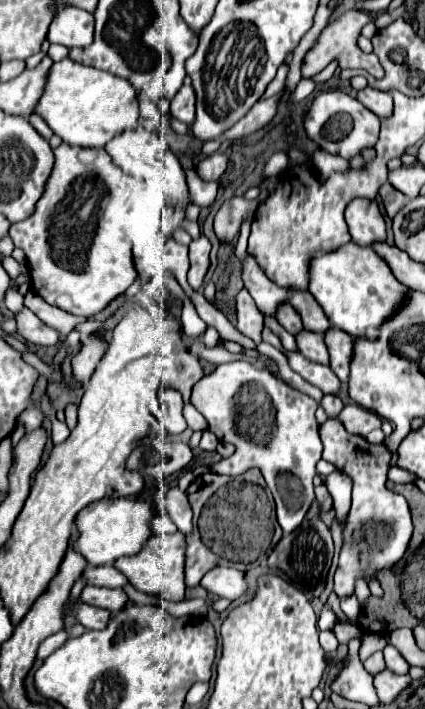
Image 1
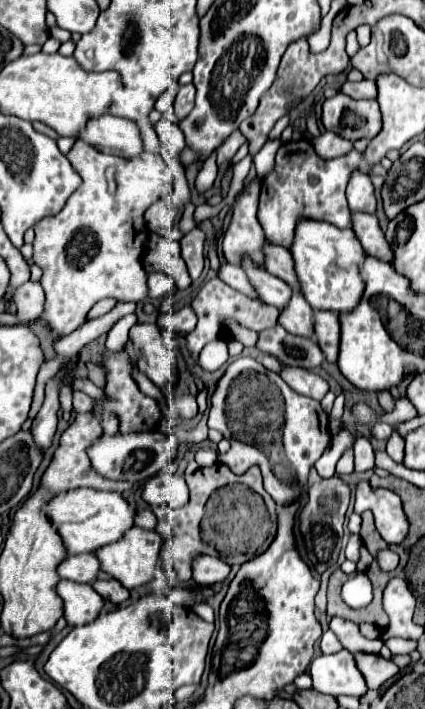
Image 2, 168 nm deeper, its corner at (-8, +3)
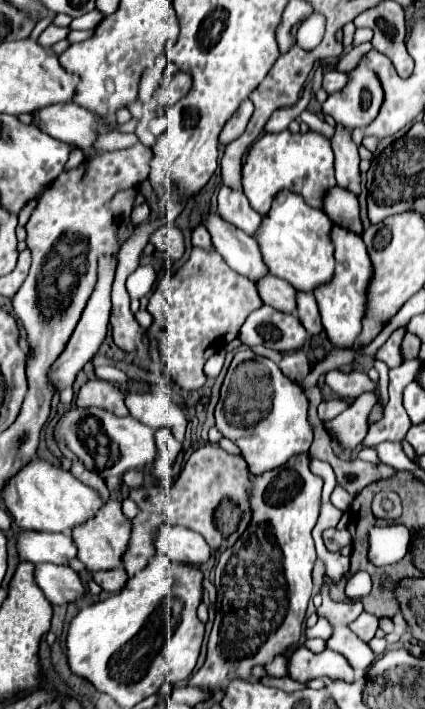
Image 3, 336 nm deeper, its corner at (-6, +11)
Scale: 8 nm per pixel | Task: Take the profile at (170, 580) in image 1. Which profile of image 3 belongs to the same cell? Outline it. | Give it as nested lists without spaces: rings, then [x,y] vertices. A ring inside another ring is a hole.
[[[110,499],[94,519],[72,531],[72,539],[78,547],[78,559],[86,565],[88,571],[96,572],[122,567],[122,555],[128,549],[130,533],[132,533],[132,521],[124,517],[120,501]]]

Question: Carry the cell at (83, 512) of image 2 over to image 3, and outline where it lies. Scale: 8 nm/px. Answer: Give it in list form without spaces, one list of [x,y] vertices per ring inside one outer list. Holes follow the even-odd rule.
[[[34,459],[14,479],[10,479],[2,491],[2,497],[10,515],[22,529],[36,529],[46,533],[72,533],[76,525],[84,525],[84,521],[96,517],[100,507],[104,507],[100,493],[78,481],[70,471],[40,459]]]

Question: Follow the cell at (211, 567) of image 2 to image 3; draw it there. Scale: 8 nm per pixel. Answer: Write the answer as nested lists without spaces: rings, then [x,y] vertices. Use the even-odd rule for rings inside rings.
[[[162,525],[156,535],[156,547],[160,553],[168,555],[170,561],[202,567],[212,557],[212,551],[204,537],[186,527]]]

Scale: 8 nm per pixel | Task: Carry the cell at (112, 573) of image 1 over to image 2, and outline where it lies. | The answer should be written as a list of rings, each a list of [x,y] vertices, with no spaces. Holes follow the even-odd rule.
[[[92,553],[80,555],[66,555],[64,561],[58,565],[58,575],[62,579],[72,579],[76,583],[90,583],[100,573],[98,559]]]

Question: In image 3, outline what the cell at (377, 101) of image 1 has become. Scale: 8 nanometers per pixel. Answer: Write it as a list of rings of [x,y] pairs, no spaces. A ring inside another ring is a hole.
[[[328,69],[326,73],[324,73],[324,83],[322,83],[322,87],[328,91],[328,93],[336,93],[336,91],[340,91],[340,89],[344,89],[344,85],[350,81],[350,77],[346,75],[346,73],[340,73],[340,71],[336,71],[336,69]]]

